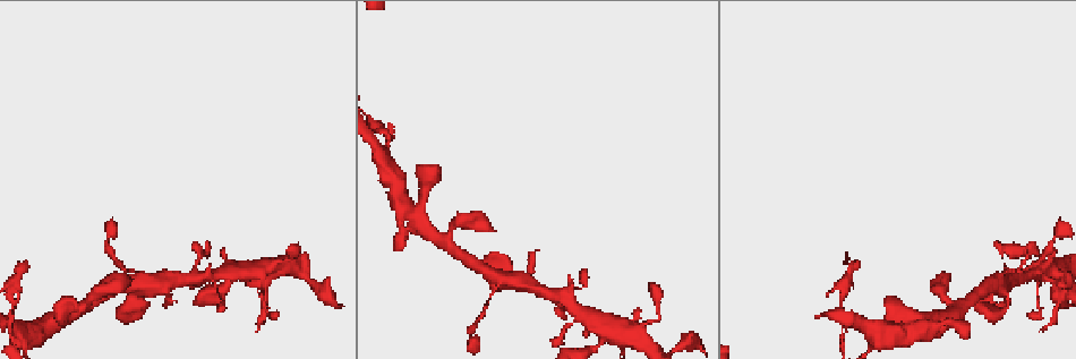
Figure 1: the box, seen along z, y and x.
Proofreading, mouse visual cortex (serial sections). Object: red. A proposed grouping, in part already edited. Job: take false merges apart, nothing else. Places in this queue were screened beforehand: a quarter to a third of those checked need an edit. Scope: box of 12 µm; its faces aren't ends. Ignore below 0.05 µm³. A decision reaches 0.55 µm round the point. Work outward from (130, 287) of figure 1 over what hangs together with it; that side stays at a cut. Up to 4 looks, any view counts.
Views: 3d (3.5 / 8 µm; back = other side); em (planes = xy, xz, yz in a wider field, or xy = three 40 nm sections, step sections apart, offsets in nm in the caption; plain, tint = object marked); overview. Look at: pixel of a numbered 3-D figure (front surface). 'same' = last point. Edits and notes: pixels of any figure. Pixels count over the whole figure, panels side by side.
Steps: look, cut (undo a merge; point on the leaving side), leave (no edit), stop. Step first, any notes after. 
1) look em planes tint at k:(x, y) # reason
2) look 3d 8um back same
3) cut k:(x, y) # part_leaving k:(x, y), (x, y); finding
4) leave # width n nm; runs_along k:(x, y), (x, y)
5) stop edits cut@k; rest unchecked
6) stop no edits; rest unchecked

look 3d 3.5um at 1:(129, 316) # thick turns thin

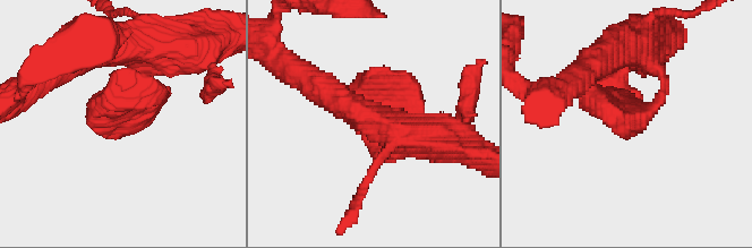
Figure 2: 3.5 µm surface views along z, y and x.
leave # runs_along 2:(391, 153), (381, 124), (339, 116); continuous, no second cell

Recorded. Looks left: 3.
look 3d 8um back at 1:(620, 337) # looks like a crossing

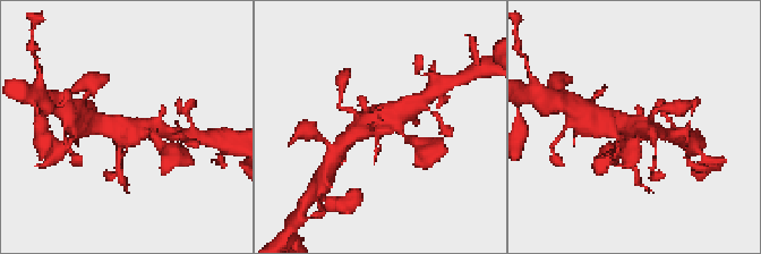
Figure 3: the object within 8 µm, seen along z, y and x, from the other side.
look em xy step 3 tint at 3:(382, 126)

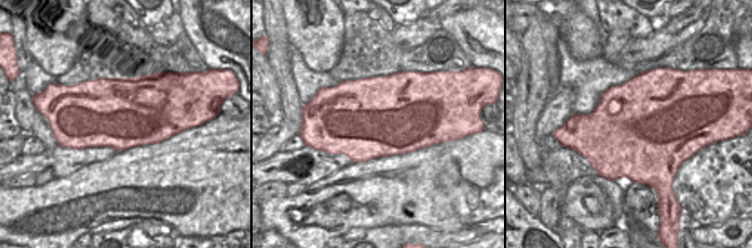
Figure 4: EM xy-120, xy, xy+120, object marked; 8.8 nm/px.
leave # runs_along 3:(420, 101), (386, 123), (360, 129); one cell here

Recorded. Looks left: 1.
stop no edits; rest unchecked

